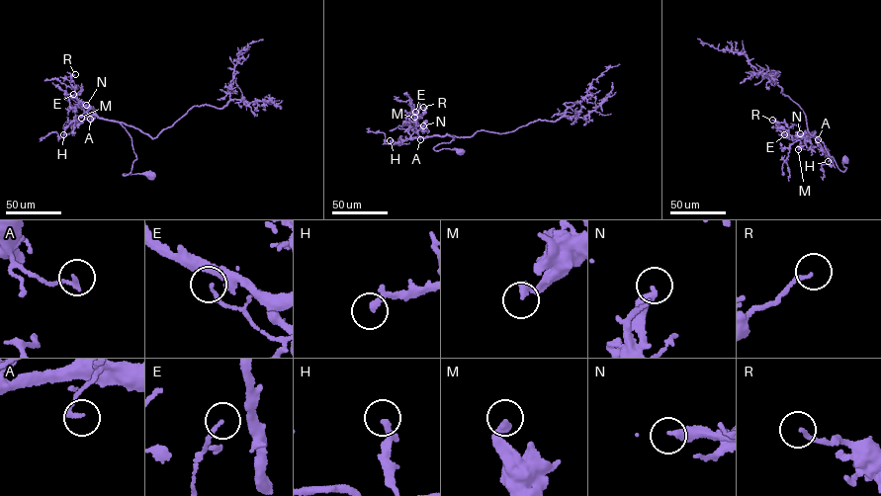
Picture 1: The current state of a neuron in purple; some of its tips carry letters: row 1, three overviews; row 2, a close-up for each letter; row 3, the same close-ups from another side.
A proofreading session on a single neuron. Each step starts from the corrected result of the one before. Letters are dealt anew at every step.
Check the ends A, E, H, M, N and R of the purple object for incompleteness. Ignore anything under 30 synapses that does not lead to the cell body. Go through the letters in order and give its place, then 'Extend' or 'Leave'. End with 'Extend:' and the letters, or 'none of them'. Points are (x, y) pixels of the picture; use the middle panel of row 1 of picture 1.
A: Place: (420, 139). Leave
E: Place: (415, 112). Leave
H: Place: (390, 140). Extend
M: Place: (414, 117). Leave
N: Place: (423, 125). Leave
R: Place: (423, 107). Leave
Extend: H

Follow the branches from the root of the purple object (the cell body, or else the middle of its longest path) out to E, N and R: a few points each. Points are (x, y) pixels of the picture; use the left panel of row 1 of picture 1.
E: (150, 175), (123, 175), (131, 172), (136, 158), (130, 133), (119, 123), (95, 113), (88, 116), (73, 94)
N: (150, 175), (123, 175), (131, 172), (136, 158), (132, 138), (119, 123), (88, 116), (86, 105)
R: (150, 175), (123, 175), (136, 158), (132, 138), (119, 123), (87, 114), (75, 74)

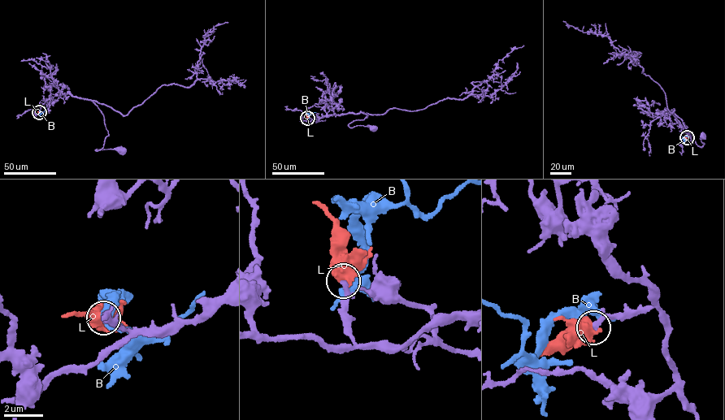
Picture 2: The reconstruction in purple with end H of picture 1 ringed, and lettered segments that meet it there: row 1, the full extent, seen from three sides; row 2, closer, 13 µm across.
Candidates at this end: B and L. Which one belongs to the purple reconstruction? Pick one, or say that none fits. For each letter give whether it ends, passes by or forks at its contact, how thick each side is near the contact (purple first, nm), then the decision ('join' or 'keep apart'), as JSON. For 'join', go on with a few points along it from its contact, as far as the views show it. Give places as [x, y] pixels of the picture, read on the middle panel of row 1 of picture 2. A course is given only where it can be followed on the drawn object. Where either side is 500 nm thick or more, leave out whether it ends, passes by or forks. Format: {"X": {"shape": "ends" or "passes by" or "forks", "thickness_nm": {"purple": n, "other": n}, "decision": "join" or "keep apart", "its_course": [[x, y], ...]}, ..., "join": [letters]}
{"B": {"thickness_nm": {"purple": 320, "other": 600}, "decision": "keep apart"}, "L": {"thickness_nm": {"purple": 280, "other": 850}, "decision": "join"}, "join": ["L"]}

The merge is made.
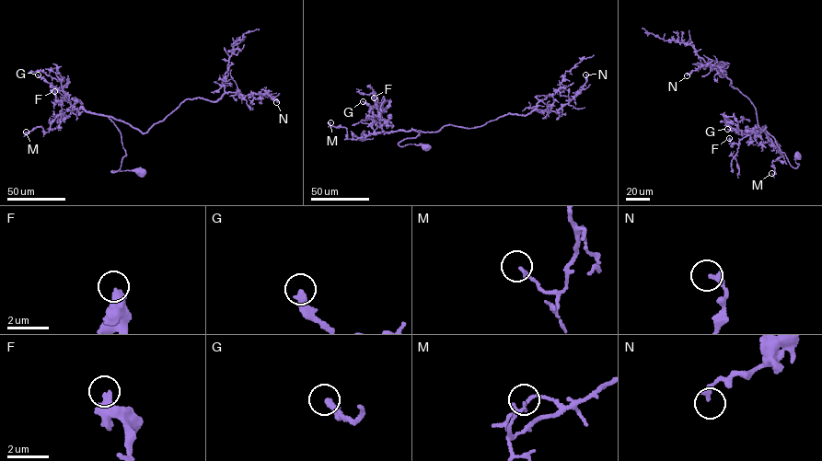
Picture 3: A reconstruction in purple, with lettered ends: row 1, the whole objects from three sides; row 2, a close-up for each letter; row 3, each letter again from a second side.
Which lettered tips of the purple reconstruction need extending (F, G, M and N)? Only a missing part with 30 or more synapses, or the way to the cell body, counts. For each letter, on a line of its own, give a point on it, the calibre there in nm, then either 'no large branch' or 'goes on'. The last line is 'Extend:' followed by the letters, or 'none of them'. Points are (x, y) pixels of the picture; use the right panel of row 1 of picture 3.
F: (729, 138) | 400 nm | no large branch
G: (727, 129) | 320 nm | no large branch
M: (771, 173) | 130 nm | no large branch
N: (687, 75) | 200 nm | no large branch
Extend: none of them

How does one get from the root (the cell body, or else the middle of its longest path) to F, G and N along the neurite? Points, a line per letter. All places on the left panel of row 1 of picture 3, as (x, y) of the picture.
F: (141, 172), (111, 172), (126, 155), (118, 128), (108, 117), (61, 104), (54, 91)
G: (141, 172), (111, 172), (126, 155), (118, 128), (108, 117), (75, 109), (38, 74)
N: (141, 172), (111, 172), (126, 155), (109, 117), (144, 132), (189, 98), (232, 92), (276, 102)

